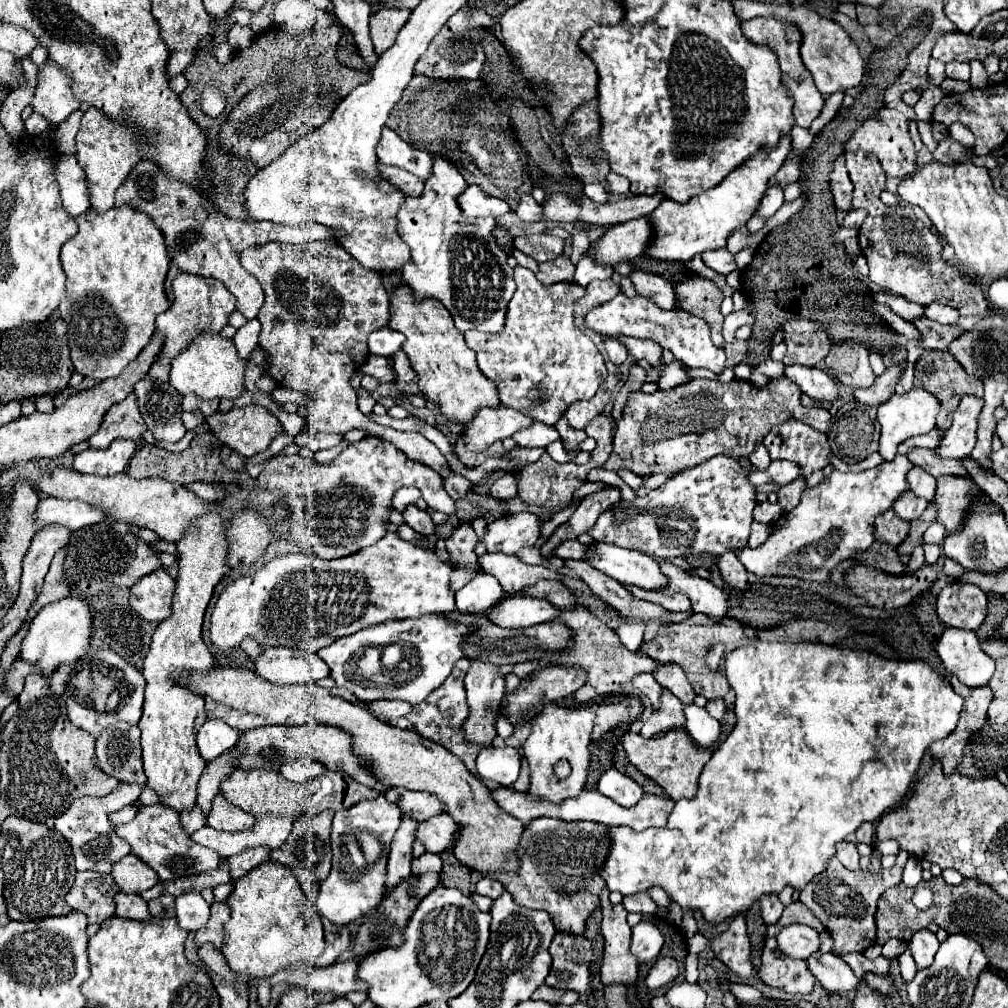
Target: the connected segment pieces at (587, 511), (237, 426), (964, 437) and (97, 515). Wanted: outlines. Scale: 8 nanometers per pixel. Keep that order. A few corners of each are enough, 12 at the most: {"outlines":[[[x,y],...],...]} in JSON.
{"outlines":[[[619,487],[587,495],[567,521],[541,547],[575,539],[595,525],[599,515],[621,501]],[[261,405],[205,421],[223,445],[247,459],[283,431]],[[965,395],[937,453],[943,459],[971,455],[983,399]],[[57,497],[39,501],[41,525],[71,531],[109,521],[99,507]]]}

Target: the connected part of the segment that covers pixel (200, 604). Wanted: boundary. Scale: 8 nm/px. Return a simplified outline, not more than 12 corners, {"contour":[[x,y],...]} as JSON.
{"contour":[[221,515],[177,543],[173,615],[141,669],[147,787],[195,807],[203,697],[175,685],[215,665],[201,625],[229,573]]}

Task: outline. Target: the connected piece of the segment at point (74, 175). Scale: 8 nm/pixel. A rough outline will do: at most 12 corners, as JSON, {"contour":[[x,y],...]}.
{"contour":[[75,155],[55,159],[61,201],[71,217],[85,213],[89,187]]}

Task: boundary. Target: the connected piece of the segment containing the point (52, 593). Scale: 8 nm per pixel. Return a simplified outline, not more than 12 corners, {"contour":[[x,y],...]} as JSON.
{"contour":[[65,549],[57,551],[45,577],[43,591],[25,617],[27,631],[41,607],[70,595],[63,579]]}

